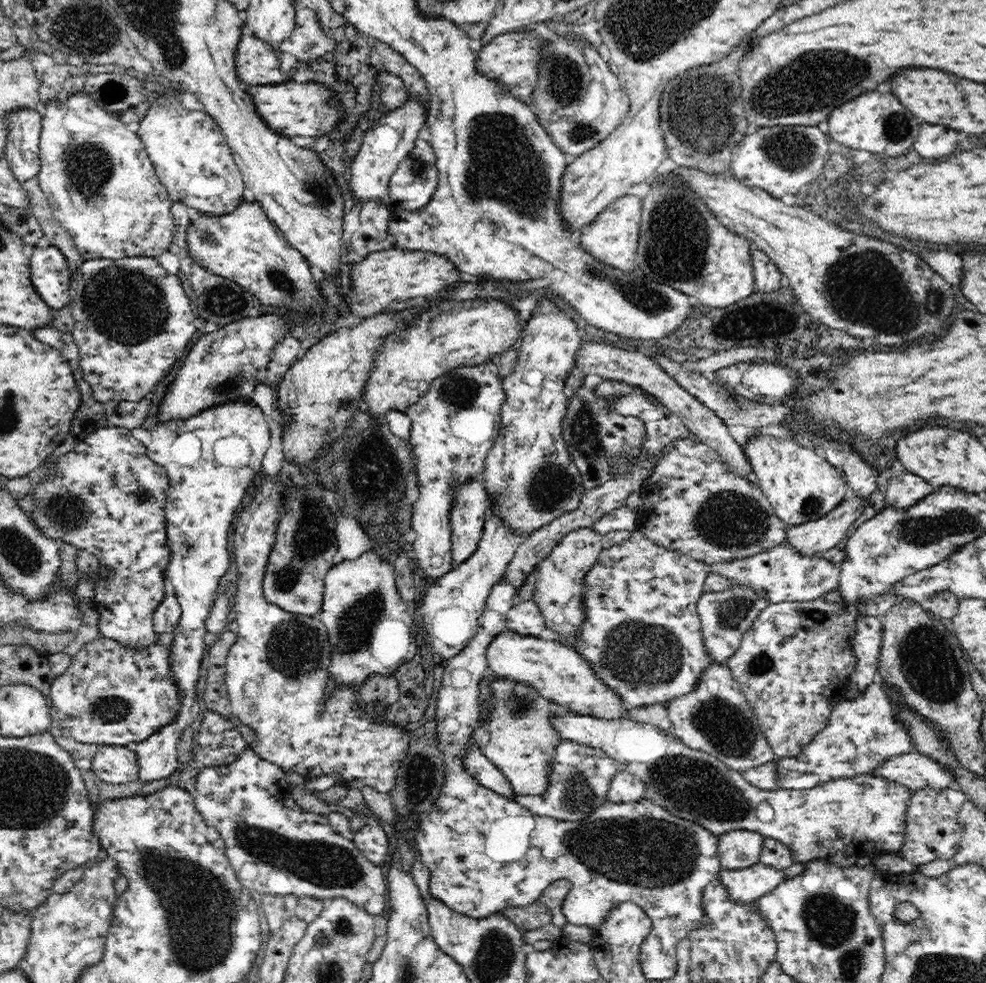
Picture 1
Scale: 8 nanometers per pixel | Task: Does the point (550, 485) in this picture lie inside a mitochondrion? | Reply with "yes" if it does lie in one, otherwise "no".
yes

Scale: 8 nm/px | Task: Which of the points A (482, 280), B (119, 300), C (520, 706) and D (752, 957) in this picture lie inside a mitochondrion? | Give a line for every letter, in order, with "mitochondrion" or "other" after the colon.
A: other
B: mitochondrion
C: mitochondrion
D: other

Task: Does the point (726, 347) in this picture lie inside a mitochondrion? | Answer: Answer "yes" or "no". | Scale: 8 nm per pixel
no

